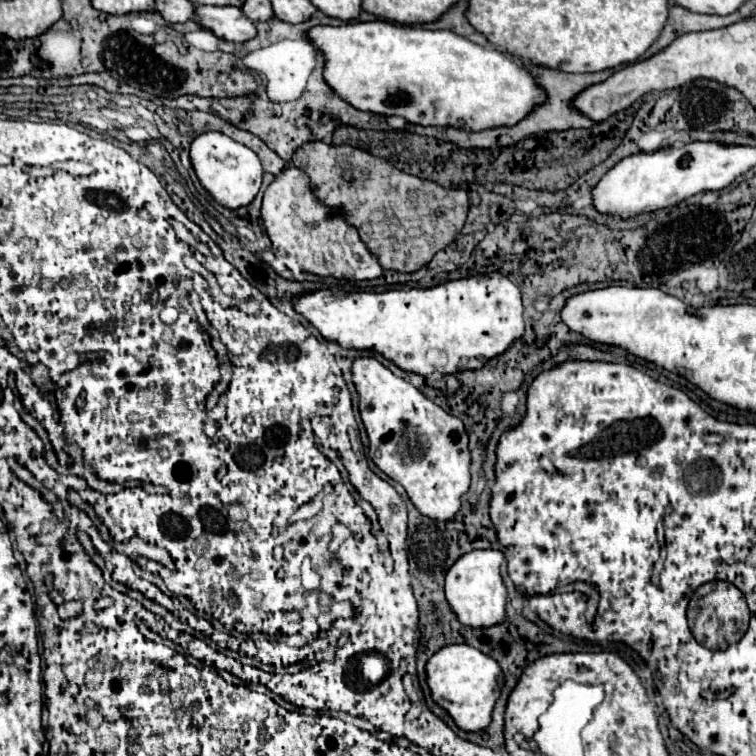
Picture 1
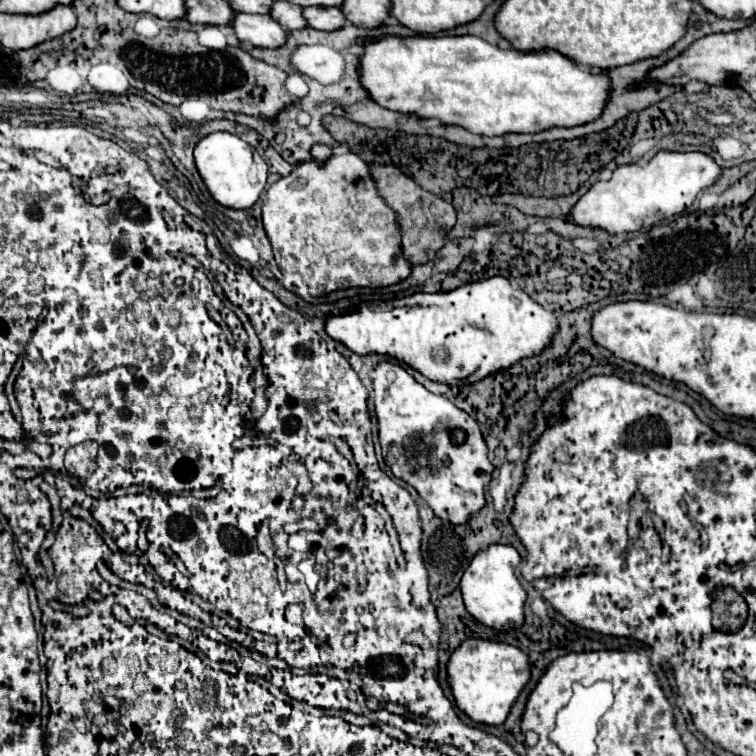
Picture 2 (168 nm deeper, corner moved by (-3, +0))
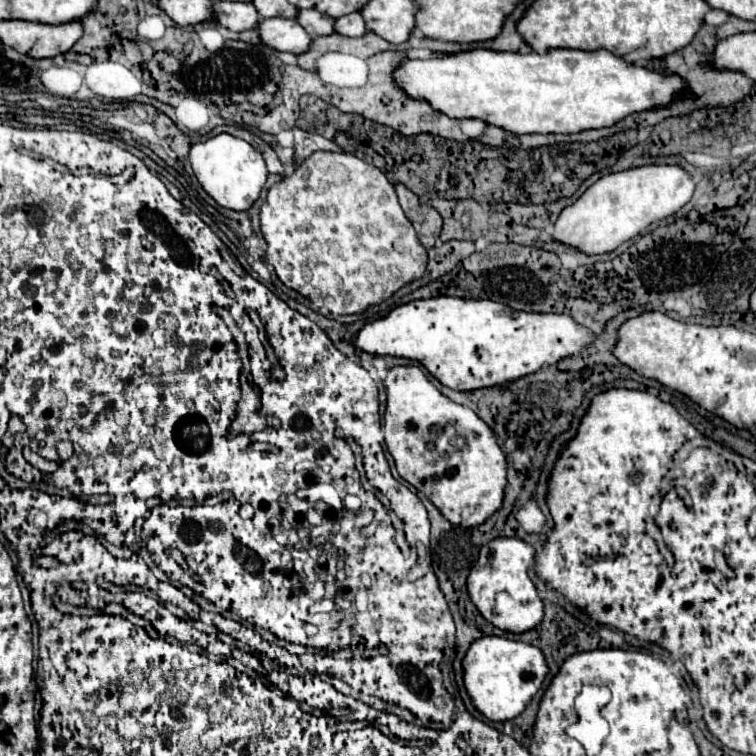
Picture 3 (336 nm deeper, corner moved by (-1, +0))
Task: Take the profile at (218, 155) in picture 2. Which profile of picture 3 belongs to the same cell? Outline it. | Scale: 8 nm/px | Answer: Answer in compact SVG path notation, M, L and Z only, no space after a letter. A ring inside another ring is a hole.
M218 134L206 142L194 144L190 148L190 162L200 186L220 206L230 210L248 210L258 200L268 176L262 154L246 140L240 140L230 134Z

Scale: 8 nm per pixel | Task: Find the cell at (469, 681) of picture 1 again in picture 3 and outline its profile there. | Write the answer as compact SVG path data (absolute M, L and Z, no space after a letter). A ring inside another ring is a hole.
M484 636L474 640L462 658L462 668L464 688L472 706L492 722L516 718L526 708L530 698L540 690L548 674L546 660L538 648L500 636Z

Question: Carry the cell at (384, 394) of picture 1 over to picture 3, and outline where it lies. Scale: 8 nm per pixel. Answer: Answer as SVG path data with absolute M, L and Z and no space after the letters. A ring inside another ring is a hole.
M394 366L384 380L386 386L386 412L384 412L384 442L394 458L398 474L422 492L454 526L480 526L494 514L504 496L506 486L506 460L496 444L494 432L466 406L442 396L434 384L428 382L418 366Z

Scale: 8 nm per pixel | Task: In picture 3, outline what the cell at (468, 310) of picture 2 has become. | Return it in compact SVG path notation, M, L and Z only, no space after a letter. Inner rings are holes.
M436 296L428 300L412 300L408 304L396 306L390 314L380 320L368 322L352 340L354 348L376 354L376 356L400 356L420 362L436 380L452 390L476 390L486 386L504 384L520 376L538 372L542 366L556 364L558 360L580 352L580 348L592 342L596 336L576 324L568 314L546 314L546 312L518 312L498 304L494 300L474 300L474 298L454 298Z

